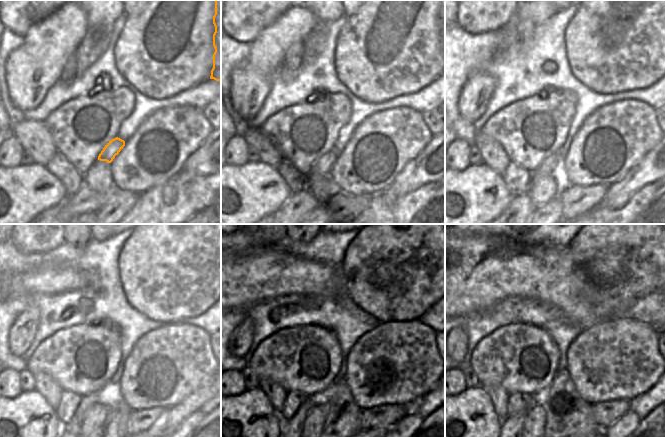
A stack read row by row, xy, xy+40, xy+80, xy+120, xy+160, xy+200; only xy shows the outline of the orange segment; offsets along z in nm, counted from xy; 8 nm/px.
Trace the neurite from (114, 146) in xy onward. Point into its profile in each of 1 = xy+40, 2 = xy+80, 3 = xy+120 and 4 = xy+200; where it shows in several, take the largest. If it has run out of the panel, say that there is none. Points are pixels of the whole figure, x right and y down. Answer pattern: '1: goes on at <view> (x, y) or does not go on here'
1: goes on at xy+40 (325, 164)
2: goes on at xy+80 (551, 164)
3: goes on at xy+120 (73, 426)
4: goes on at xy+200 (512, 427)

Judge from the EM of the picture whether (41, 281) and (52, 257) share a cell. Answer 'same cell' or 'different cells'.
different cells

